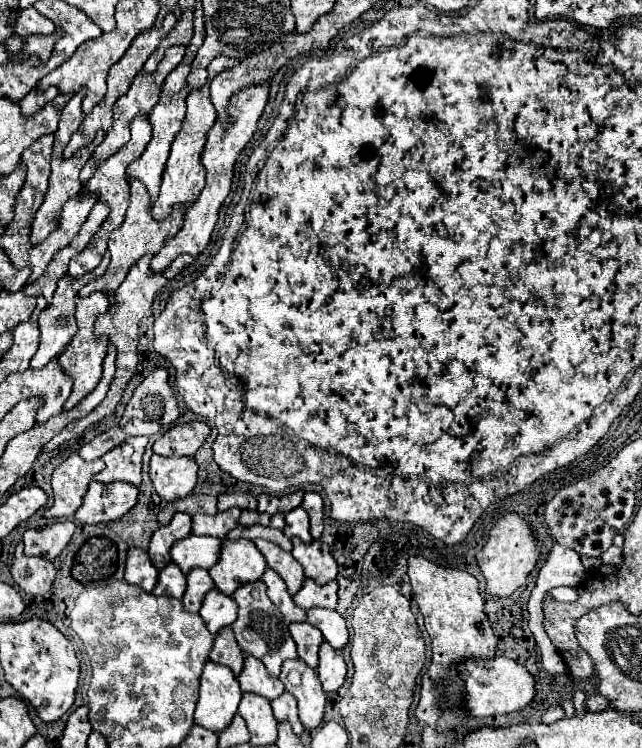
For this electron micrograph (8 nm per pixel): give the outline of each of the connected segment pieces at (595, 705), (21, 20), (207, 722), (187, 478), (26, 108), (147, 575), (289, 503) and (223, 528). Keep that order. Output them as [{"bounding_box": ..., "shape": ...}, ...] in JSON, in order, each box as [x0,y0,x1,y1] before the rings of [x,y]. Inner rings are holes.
[{"bounding_box":[585,696,607,712],"shape":[[[591,696],[591,698],[587,698],[587,702],[585,702],[585,708],[589,710],[589,712],[603,712],[605,708],[607,708],[607,700],[605,698],[601,698],[601,696]]]},{"bounding_box":[15,8,55,36],"shape":[[[27,8],[27,10],[21,10],[19,16],[17,16],[17,22],[15,22],[15,32],[19,36],[27,36],[27,34],[51,34],[55,30],[55,24],[39,14],[35,8]]]},{"bounding_box":[195,662,241,732],"shape":[[[207,662],[201,674],[195,722],[211,732],[221,732],[237,712],[241,688],[233,672],[221,664]]]},{"bounding_box":[149,456,197,502],"shape":[[[151,456],[151,470],[149,470],[151,482],[155,486],[155,492],[167,500],[173,502],[177,498],[187,496],[195,484],[197,484],[197,464],[189,456]]]},{"bounding_box":[21,88,59,116],"shape":[[[49,88],[49,90],[45,90],[45,92],[37,92],[37,90],[31,90],[23,100],[21,100],[21,112],[23,112],[23,116],[33,116],[33,114],[37,114],[47,102],[51,102],[55,96],[59,94],[59,90],[57,88]]]},{"bounding_box":[125,548,157,592],"shape":[[[129,548],[125,582],[141,586],[145,592],[151,592],[157,582],[157,568],[149,562],[149,556],[143,548]]]},{"bounding_box":[257,490,303,514],"shape":[[[303,490],[285,494],[285,496],[261,494],[261,496],[257,496],[257,500],[259,500],[259,512],[267,512],[267,514],[283,512],[283,514],[287,514],[289,510],[293,510],[293,508],[297,508],[297,506],[301,504],[301,500],[303,500]]]},{"bounding_box":[193,508,241,538],"shape":[[[231,508],[231,510],[219,512],[219,514],[215,514],[215,516],[195,514],[195,516],[193,516],[193,534],[225,538],[227,532],[237,526],[239,514],[241,514],[239,508]]]}]

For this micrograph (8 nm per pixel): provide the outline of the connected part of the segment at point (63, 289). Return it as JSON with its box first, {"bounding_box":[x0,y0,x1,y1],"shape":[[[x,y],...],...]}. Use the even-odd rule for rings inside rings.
{"bounding_box":[31,254,109,368],"shape":[[[109,254],[103,256],[103,260],[101,260],[101,264],[99,264],[97,270],[91,270],[91,272],[87,272],[85,276],[81,276],[81,278],[77,278],[77,280],[71,280],[69,276],[61,278],[61,282],[59,282],[59,286],[57,286],[57,290],[55,290],[55,294],[53,294],[51,304],[39,314],[41,342],[39,342],[39,348],[37,348],[35,356],[31,358],[31,368],[43,368],[45,364],[49,364],[49,362],[67,346],[67,342],[73,338],[73,334],[77,332],[77,324],[75,324],[75,296],[77,296],[77,292],[79,292],[87,282],[99,278],[99,276],[107,270],[107,266],[109,266]]]}

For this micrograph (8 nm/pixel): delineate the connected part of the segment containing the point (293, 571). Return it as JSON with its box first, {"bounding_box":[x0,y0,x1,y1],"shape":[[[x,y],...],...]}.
{"bounding_box":[255,540,305,594],"shape":[[[257,540],[255,546],[265,556],[267,566],[273,568],[285,580],[285,584],[289,588],[289,594],[295,594],[303,586],[305,574],[301,570],[301,564],[291,556],[291,552],[285,552],[277,544],[267,542],[267,540]]]}

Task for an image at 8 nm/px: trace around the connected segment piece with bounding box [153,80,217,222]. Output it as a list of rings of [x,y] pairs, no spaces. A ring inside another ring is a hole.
[[[207,80],[205,88],[193,90],[187,96],[187,116],[183,120],[181,134],[177,134],[177,138],[171,144],[171,156],[169,156],[165,172],[163,172],[161,192],[159,192],[157,202],[153,204],[153,218],[157,222],[163,222],[165,218],[169,218],[169,214],[173,212],[175,206],[183,206],[183,204],[193,202],[197,198],[197,194],[203,190],[203,186],[205,186],[205,168],[199,160],[199,154],[205,146],[205,136],[213,128],[215,120],[217,120],[217,112],[211,104],[211,100],[209,100],[209,80]]]

